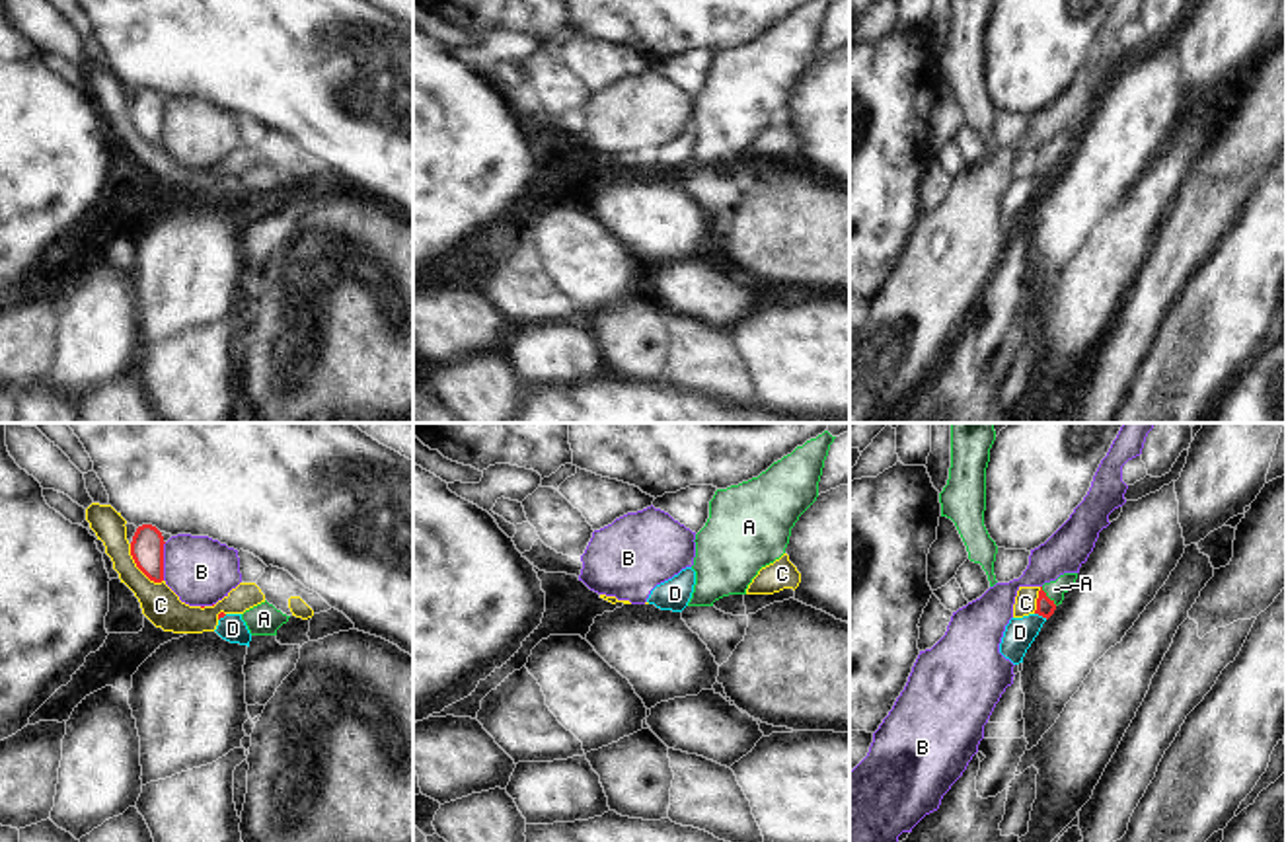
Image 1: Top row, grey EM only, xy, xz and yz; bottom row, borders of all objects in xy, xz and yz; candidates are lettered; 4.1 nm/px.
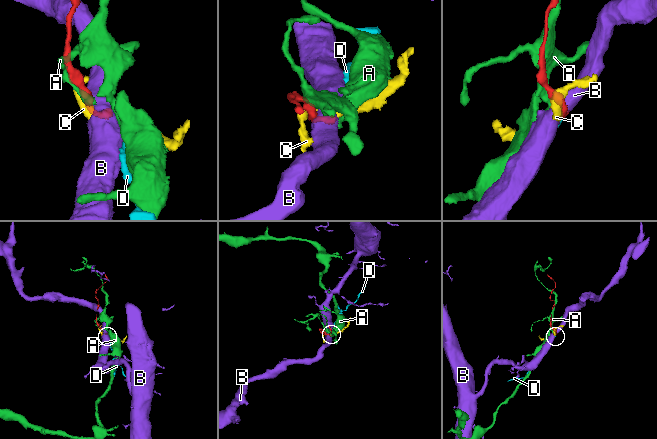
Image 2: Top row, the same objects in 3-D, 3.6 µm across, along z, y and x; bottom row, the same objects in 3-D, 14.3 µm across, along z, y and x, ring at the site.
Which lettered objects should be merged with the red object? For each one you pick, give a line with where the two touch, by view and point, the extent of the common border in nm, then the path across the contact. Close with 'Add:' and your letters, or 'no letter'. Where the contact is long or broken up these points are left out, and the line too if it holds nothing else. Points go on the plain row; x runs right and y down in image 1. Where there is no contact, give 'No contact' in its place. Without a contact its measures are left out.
D: Touches red at yz (1041, 178). Shared border 60 nm. Path across: yz (1045, 170), (1041, 178), (1020, 195)
Add: D.

